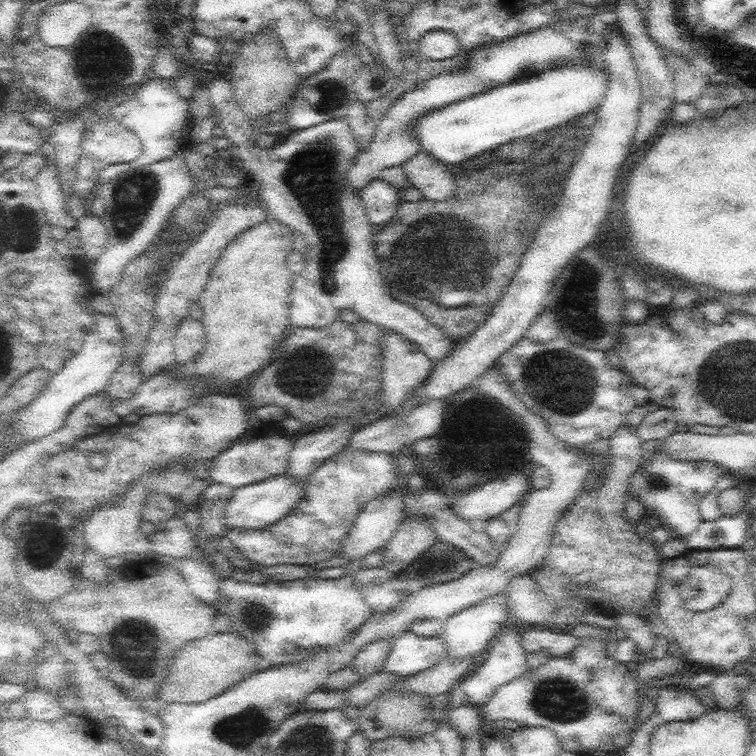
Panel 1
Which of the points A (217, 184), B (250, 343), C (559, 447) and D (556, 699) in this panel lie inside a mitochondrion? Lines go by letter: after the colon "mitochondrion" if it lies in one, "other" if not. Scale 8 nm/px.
A: other
B: other
C: other
D: mitochondrion

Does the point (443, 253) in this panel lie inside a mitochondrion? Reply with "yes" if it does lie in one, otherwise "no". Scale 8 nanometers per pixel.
yes

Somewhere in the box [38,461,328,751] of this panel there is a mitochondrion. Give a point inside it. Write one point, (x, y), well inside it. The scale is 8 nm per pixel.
(255, 616)

